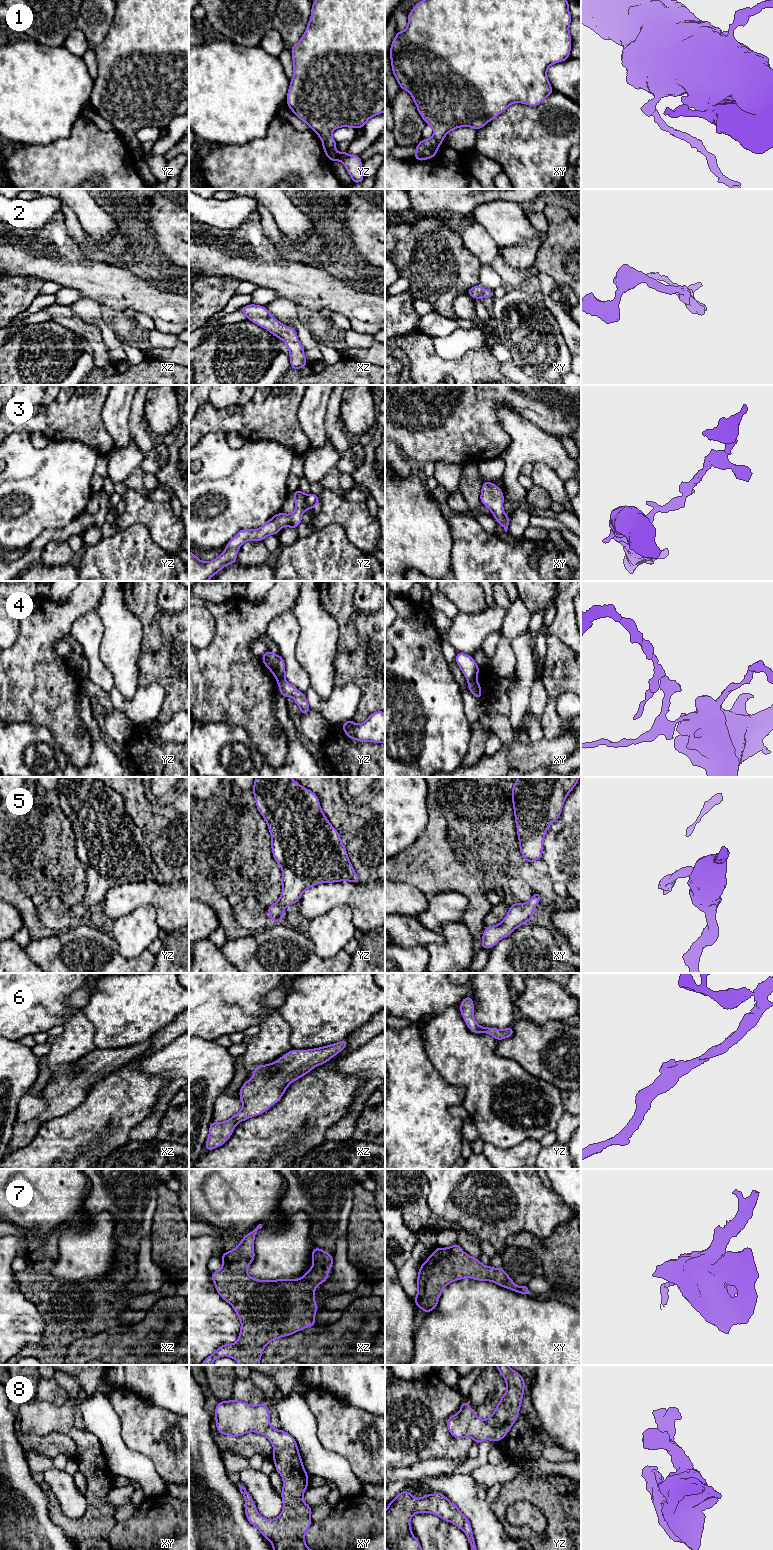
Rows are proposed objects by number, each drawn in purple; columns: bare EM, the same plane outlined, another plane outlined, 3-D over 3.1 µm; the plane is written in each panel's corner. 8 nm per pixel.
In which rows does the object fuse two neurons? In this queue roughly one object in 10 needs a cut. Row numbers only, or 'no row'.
4

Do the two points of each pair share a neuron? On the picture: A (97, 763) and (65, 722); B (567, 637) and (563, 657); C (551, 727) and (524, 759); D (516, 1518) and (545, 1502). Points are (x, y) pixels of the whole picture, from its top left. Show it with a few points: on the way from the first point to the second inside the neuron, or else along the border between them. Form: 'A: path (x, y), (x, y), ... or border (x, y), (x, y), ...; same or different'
A: border (88, 731), (91, 737), (91, 754), (83, 766); different
B: border (547, 636), (557, 636), (570, 648); different
C: border (567, 732), (552, 738), (544, 737); different
D: border (513, 1503), (530, 1502), (545, 1518), (547, 1526); different

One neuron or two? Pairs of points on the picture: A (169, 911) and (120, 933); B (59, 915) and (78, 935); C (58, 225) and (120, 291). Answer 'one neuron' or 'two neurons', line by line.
A: two neurons
B: two neurons
C: one neuron

